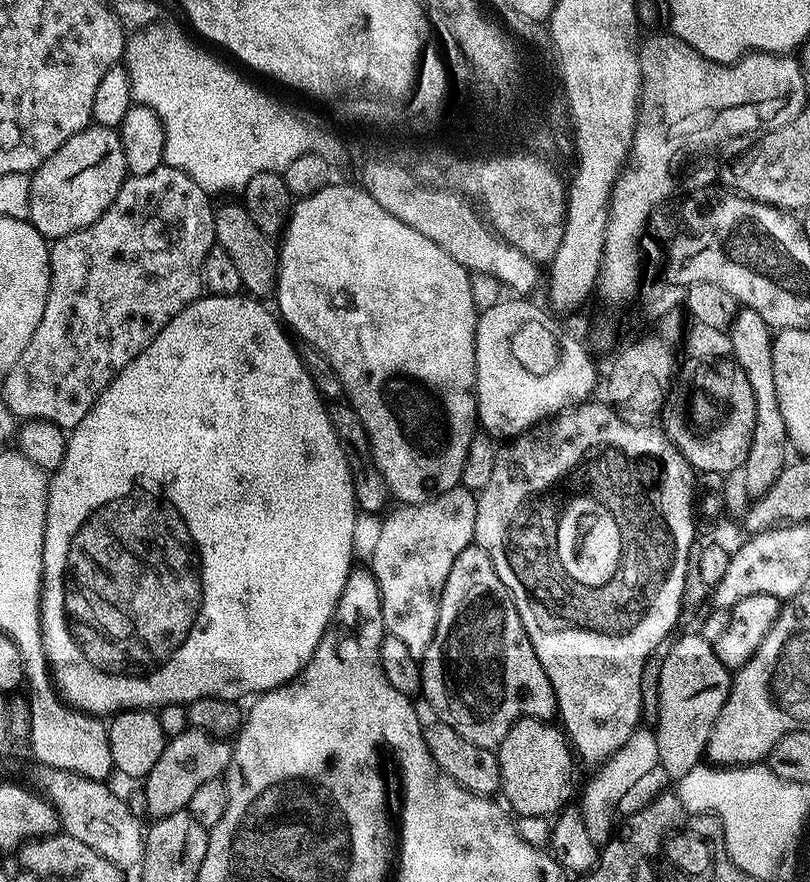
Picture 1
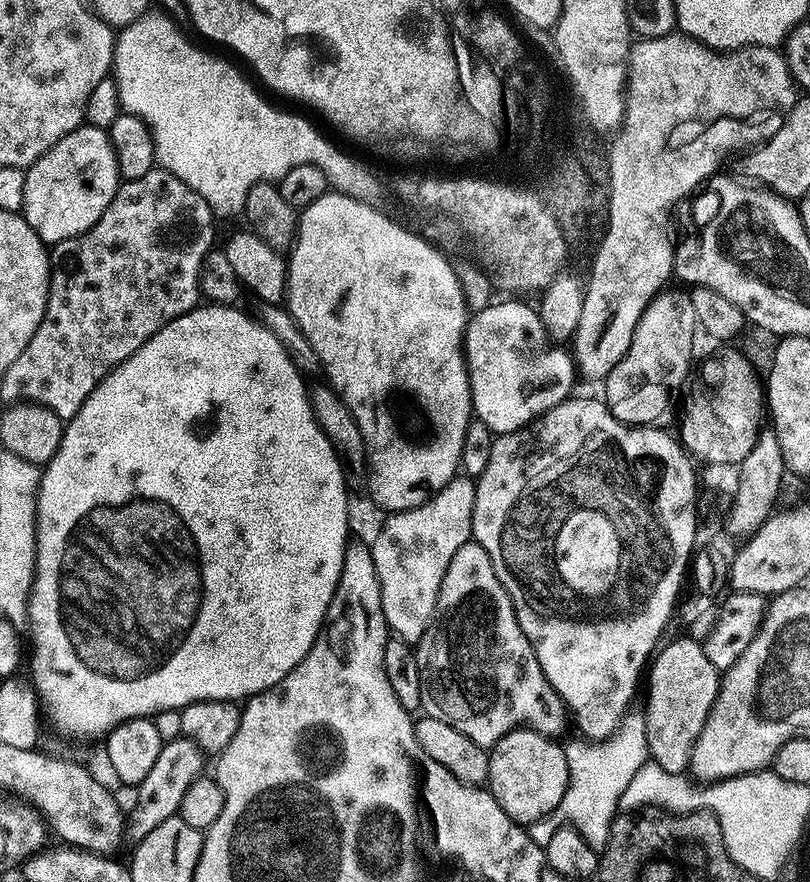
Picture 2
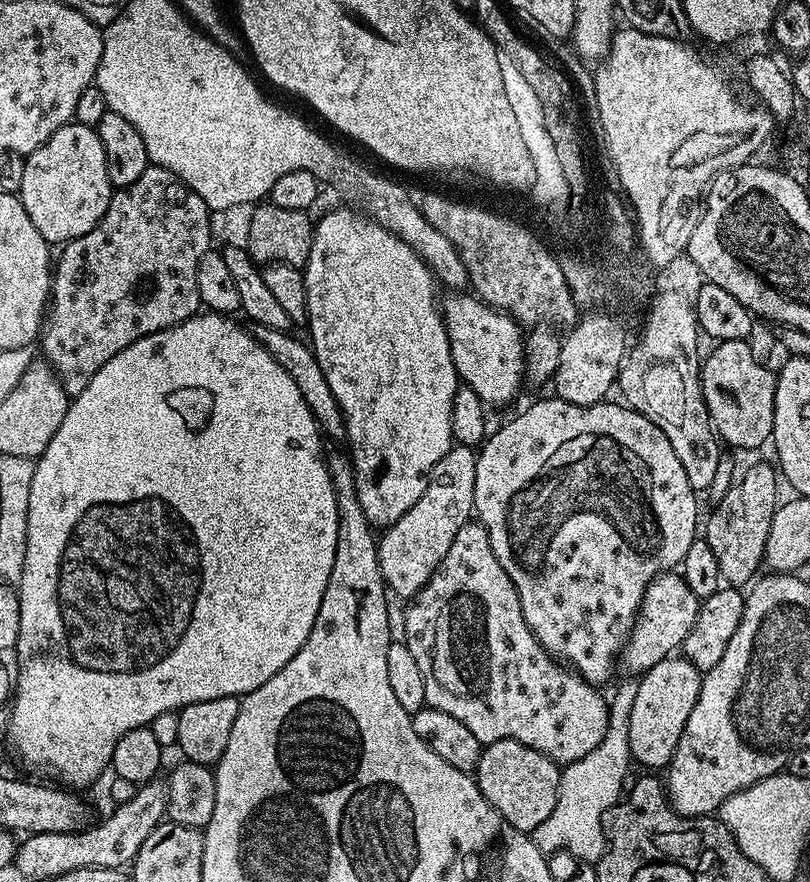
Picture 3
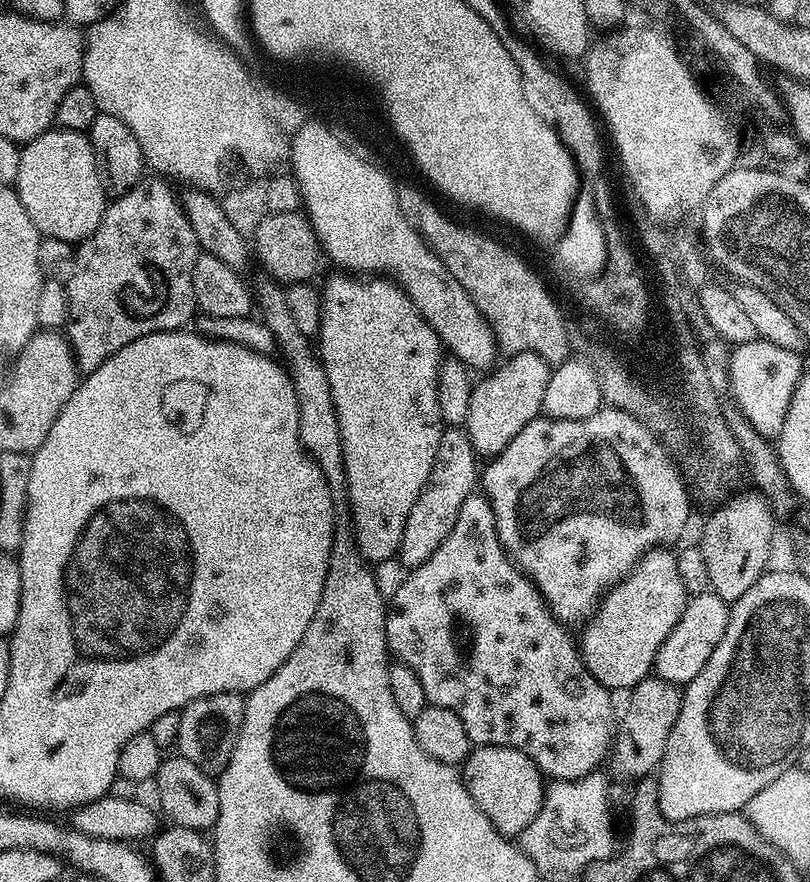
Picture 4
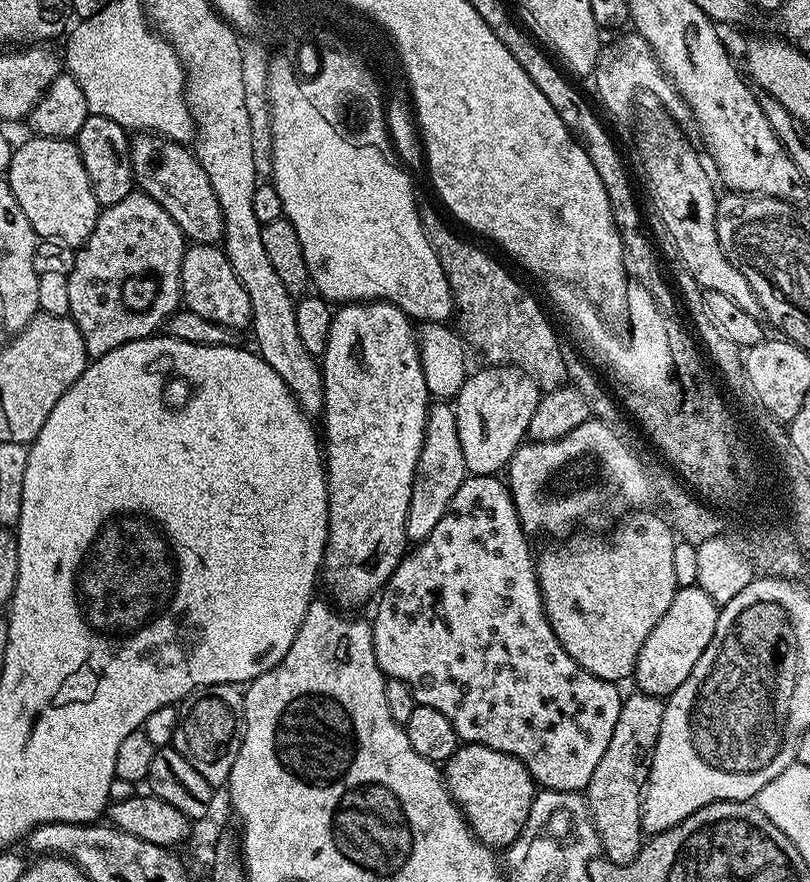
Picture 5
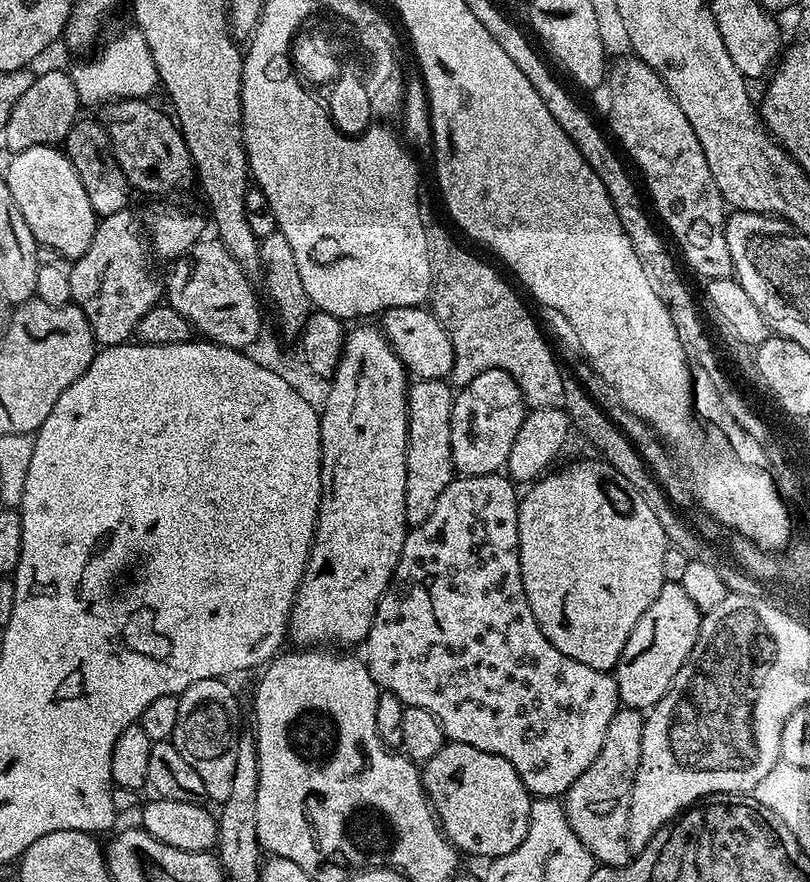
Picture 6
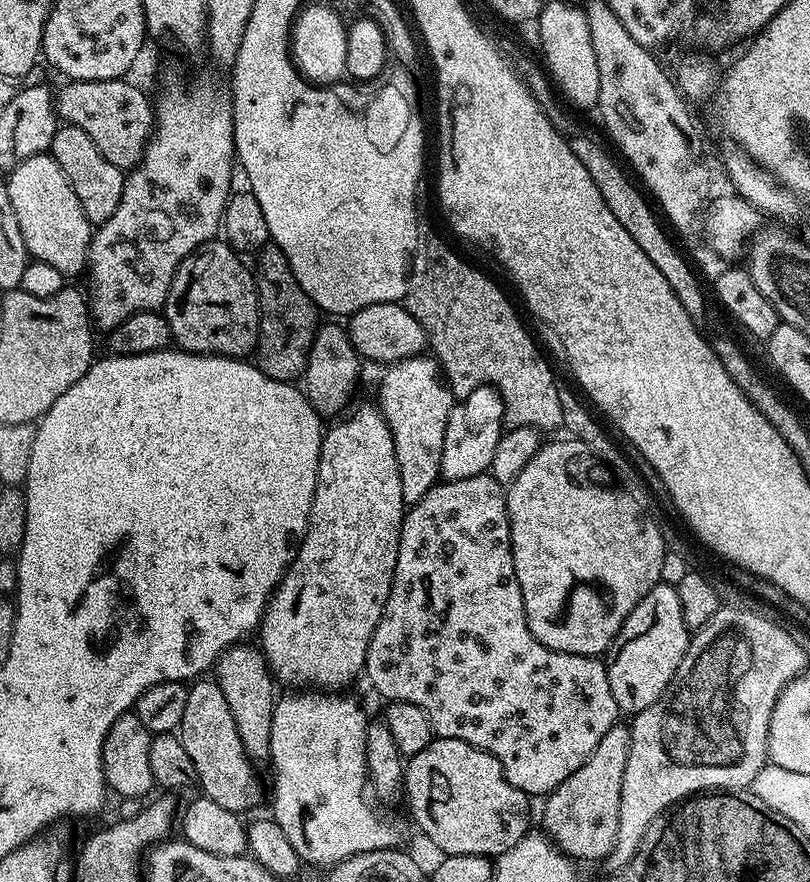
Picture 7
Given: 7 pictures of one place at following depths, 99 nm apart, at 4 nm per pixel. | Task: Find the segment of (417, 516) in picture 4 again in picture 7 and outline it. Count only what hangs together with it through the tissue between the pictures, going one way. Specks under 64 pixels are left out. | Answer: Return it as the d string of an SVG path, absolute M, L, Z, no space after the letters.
M431 355L408 356L387 365L383 372L378 407L390 426L404 502L411 506L417 504L441 479L442 438L446 438L446 422L450 418L454 397Z

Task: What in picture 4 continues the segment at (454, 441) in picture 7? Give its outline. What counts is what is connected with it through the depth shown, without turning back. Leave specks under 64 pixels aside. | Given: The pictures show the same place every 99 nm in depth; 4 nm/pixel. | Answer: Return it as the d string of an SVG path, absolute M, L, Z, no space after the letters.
M517 352L509 355L508 360L497 363L487 373L485 380L477 379L470 394L470 410L462 425L467 432L474 450L481 457L496 456L510 442L514 442L514 434L522 430L531 420L541 415L546 386L552 377L552 368L538 354L533 352Z

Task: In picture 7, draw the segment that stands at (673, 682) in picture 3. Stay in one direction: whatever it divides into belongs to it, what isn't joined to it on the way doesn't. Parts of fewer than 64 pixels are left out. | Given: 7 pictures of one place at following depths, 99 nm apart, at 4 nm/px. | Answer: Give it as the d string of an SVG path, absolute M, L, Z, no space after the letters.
M617 722L598 742L594 754L566 782L549 792L544 804L544 828L553 844L573 861L603 861L612 852L620 832L622 806L622 774L626 774L626 758L630 758L631 727Z

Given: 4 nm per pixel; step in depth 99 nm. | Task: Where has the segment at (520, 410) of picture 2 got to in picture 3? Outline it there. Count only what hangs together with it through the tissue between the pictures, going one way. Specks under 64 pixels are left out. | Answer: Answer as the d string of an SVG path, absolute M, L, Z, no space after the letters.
M448 292L442 300L442 315L446 334L450 338L450 354L454 358L456 375L462 381L463 387L474 390L484 405L508 404L516 396L524 378L524 336L521 325L512 317L496 308L491 308L483 300L464 292Z

